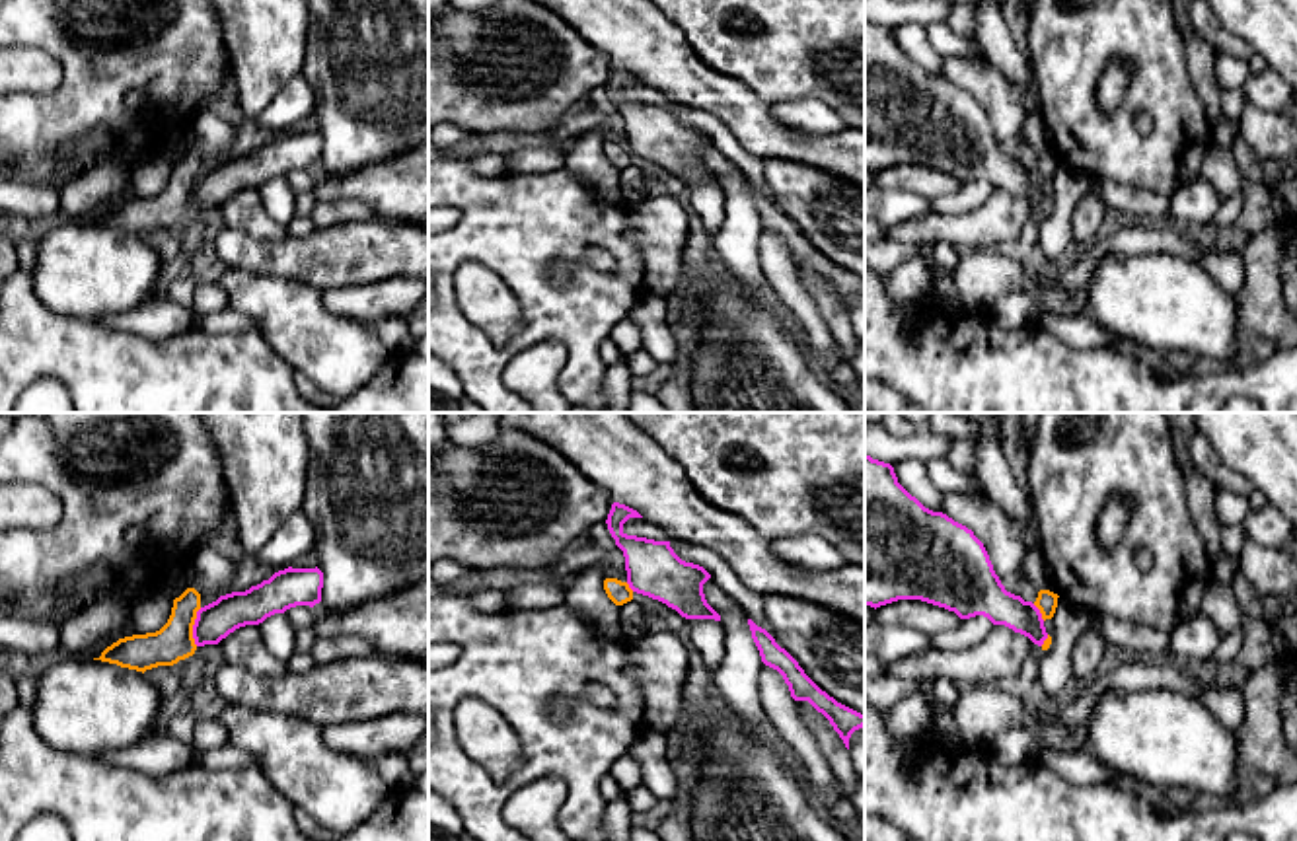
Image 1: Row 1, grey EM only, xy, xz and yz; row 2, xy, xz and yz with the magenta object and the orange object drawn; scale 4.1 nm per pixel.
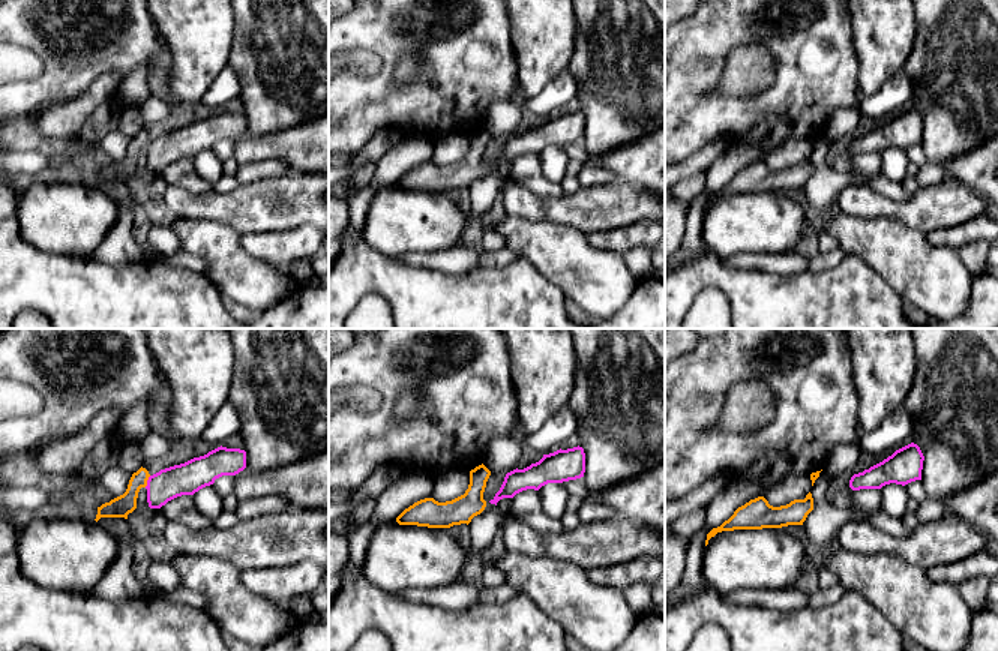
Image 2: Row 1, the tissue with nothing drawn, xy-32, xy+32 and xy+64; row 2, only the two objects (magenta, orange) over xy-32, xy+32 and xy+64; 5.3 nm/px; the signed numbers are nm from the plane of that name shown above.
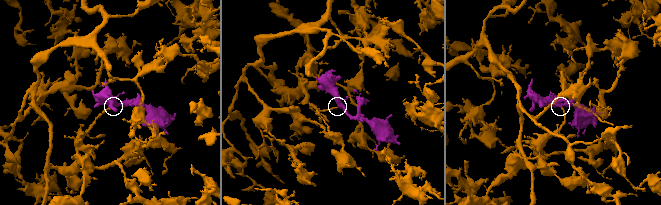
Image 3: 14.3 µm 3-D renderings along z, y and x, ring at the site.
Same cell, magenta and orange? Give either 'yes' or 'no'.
yes

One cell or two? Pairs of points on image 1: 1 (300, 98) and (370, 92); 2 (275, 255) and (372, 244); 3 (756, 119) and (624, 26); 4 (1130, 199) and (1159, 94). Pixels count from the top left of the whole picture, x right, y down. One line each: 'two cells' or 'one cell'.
1: two cells
2: one cell
3: one cell
4: two cells

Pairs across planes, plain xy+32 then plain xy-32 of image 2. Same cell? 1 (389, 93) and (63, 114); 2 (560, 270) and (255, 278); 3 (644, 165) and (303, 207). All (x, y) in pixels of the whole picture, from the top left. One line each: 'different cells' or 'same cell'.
1: different cells
2: same cell
3: different cells

